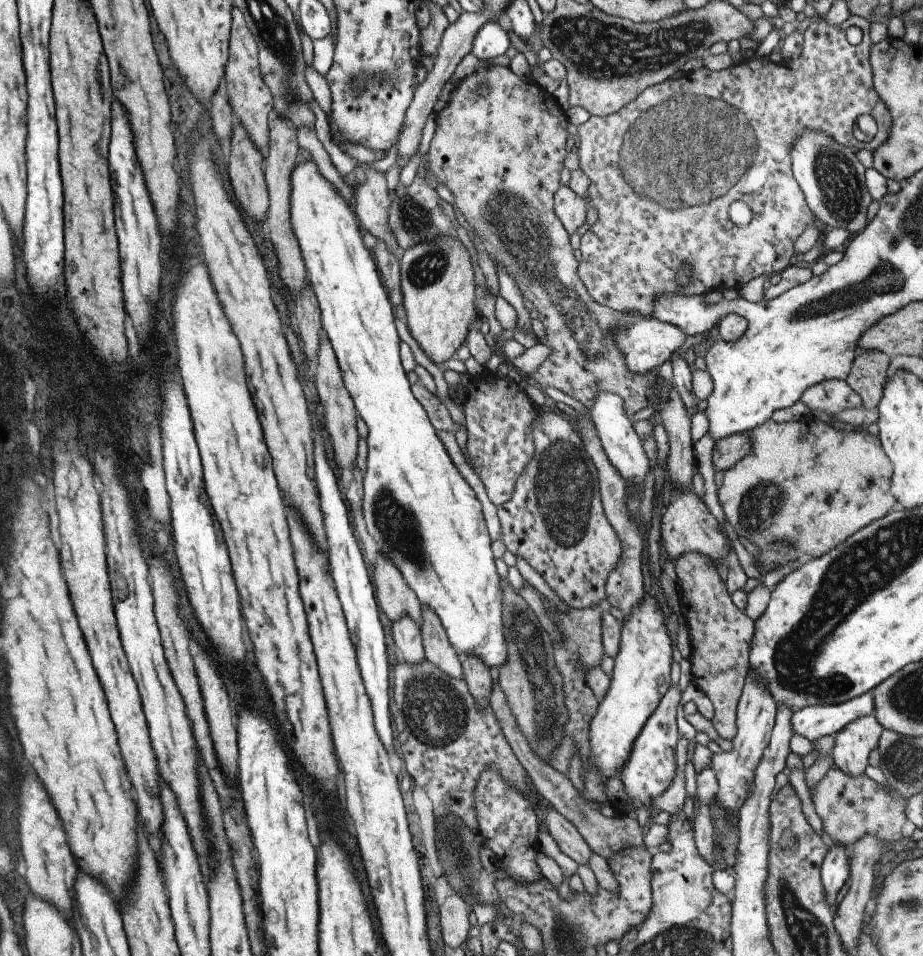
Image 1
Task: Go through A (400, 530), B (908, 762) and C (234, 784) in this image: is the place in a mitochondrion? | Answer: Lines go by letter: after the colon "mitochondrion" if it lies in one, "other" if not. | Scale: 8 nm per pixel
A: mitochondrion
B: mitochondrion
C: other

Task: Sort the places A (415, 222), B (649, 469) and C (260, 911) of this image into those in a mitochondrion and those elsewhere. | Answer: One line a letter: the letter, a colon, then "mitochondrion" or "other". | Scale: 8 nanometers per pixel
A: mitochondrion
B: other
C: other

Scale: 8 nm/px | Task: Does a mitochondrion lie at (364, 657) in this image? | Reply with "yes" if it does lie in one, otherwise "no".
no

